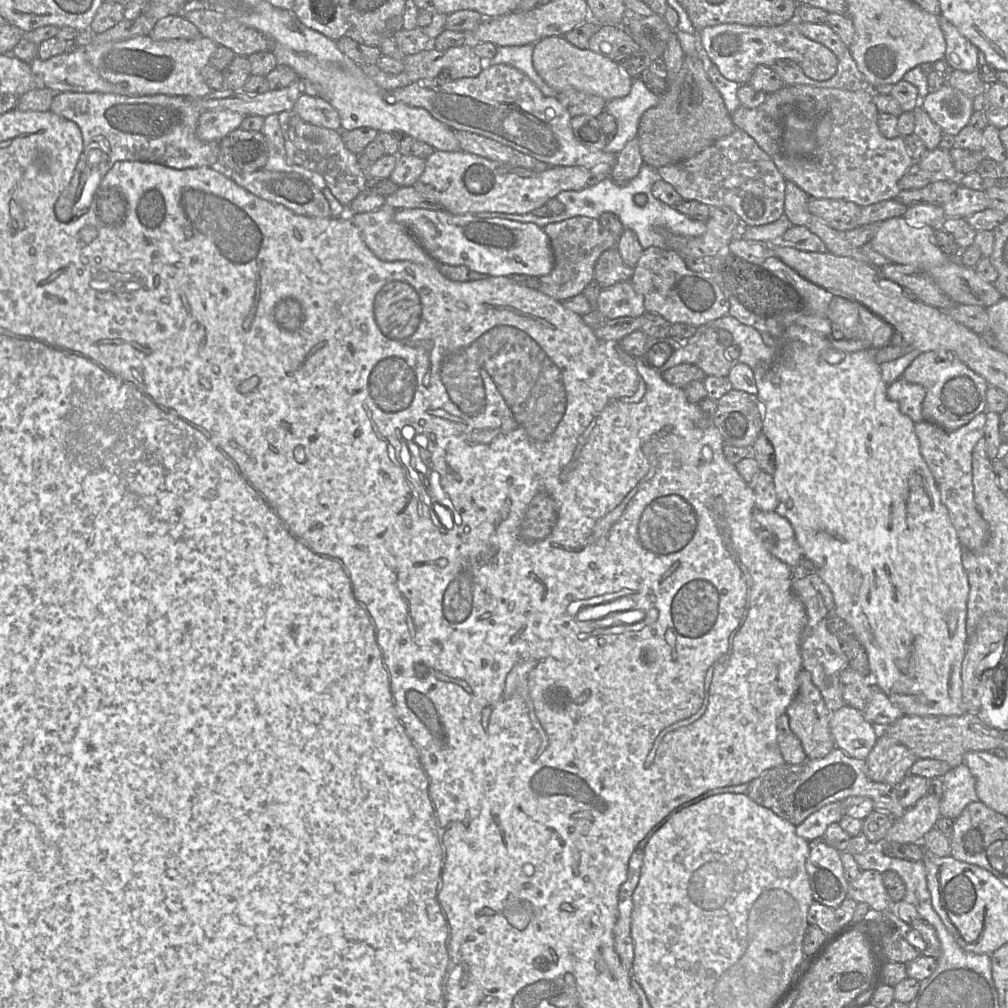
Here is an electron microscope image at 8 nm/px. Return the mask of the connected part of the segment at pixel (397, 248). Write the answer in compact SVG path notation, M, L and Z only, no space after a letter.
M384 204L380 209L352 214L351 220L359 229L362 239L373 254L382 261L401 261L408 260L422 264L430 268L438 268L438 263L434 260L418 243L410 231L402 224L394 220L396 209Z

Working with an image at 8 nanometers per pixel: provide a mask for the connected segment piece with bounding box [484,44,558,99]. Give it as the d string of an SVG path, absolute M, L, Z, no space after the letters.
M534 45L498 46L496 55L492 59L484 59L485 66L506 64L512 66L528 76L539 90L547 97L558 99L558 93L550 87L536 72L533 62Z

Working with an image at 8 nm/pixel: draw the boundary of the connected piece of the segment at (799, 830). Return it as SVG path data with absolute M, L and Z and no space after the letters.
M843 801L830 803L809 815L796 826L795 832L809 843L817 842L822 840L827 827L838 823L844 815Z

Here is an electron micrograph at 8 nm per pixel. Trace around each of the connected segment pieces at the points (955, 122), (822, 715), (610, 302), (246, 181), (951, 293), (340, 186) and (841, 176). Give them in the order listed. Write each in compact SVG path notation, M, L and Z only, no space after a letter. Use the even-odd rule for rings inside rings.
M945 83L940 89L930 91L919 105L942 129L943 133L955 136L969 124L973 99Z
M801 669L797 676L797 691L785 714L789 719L789 727L800 740L808 759L825 757L835 748L829 722L832 712L827 708L819 689L814 685L811 675Z
M629 281L603 288L594 308L610 319L624 316L639 317L646 312L644 297L635 291Z
M259 169L250 173L224 172L240 187L272 203L281 204L298 215L328 218L332 216L330 205L323 192L309 179L296 172L272 172Z
M893 217L879 223L870 244L876 252L886 257L891 263L914 266L928 274L954 304L988 308L998 303L1003 297L993 283L981 279L974 268L968 268L945 254L937 246L934 233L933 226L912 227L903 217Z
M294 110L280 112L278 116L284 137L287 162L320 174L332 194L344 207L348 207L353 199L366 189L370 178L361 168L358 155L345 146L342 138L343 131L305 122Z
M798 84L784 86L768 94L766 100L756 108L746 108L740 105L731 117L736 128L748 133L772 158L785 181L793 182L810 197L816 199L843 199L864 207L894 199L901 191L898 185L899 180L914 162L903 136L899 135L889 139L881 134L877 124L878 113L870 89L849 91ZM790 112L802 113L805 117L814 119L817 139L814 157L792 158L783 153L781 148L783 120Z

